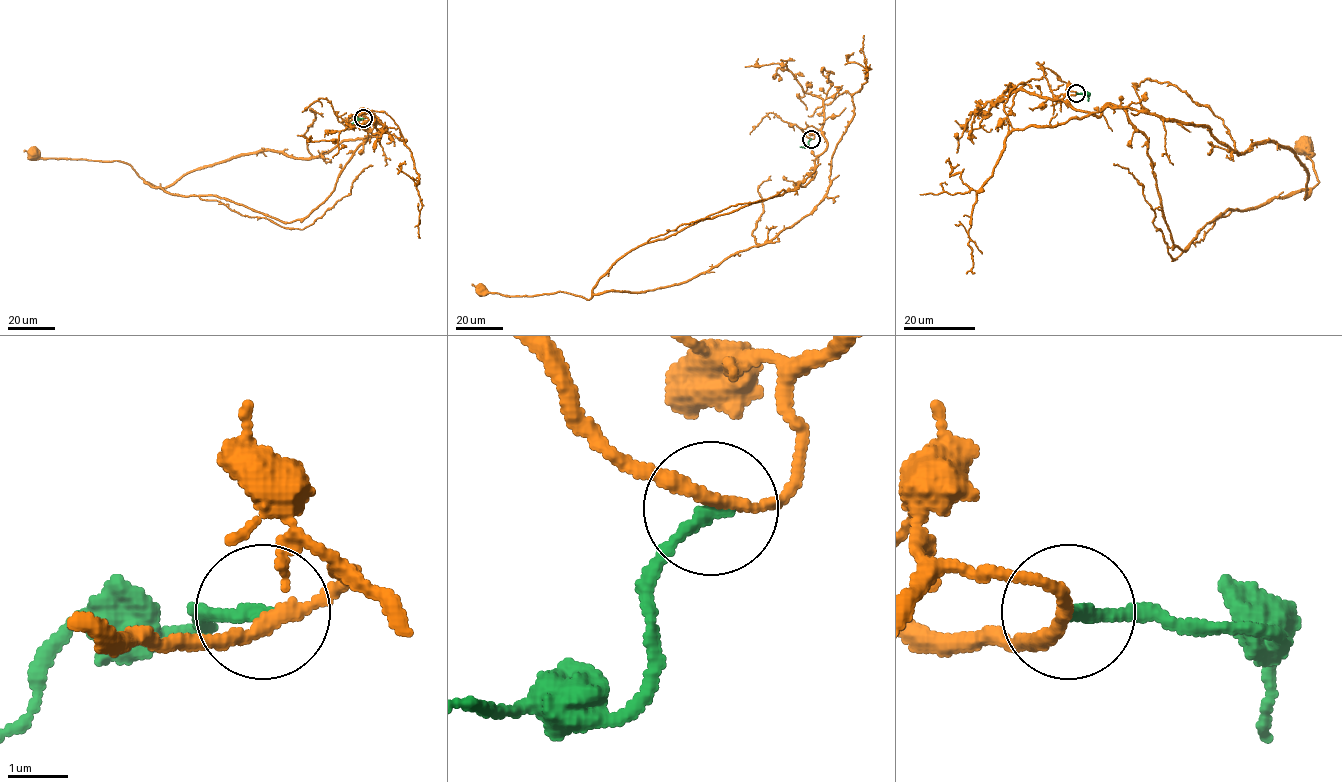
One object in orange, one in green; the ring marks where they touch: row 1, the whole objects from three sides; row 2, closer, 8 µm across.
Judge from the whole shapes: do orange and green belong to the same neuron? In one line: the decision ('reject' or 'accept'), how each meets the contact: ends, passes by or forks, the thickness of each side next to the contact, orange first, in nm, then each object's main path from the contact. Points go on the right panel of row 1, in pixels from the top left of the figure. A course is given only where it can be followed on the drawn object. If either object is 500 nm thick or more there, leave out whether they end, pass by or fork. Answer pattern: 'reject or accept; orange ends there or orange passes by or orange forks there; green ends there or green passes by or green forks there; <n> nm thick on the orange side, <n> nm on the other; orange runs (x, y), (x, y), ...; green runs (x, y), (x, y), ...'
accept; orange passes by; green ends there; 200 nm thick on the orange side, 220 nm on the other; orange runs (1076, 93), (1062, 99), (1100, 116), (1119, 106), (1147, 139), (1181, 250), (1227, 209), (1312, 189), (1306, 143); green runs (1076, 93), (1088, 94), (1088, 101)

